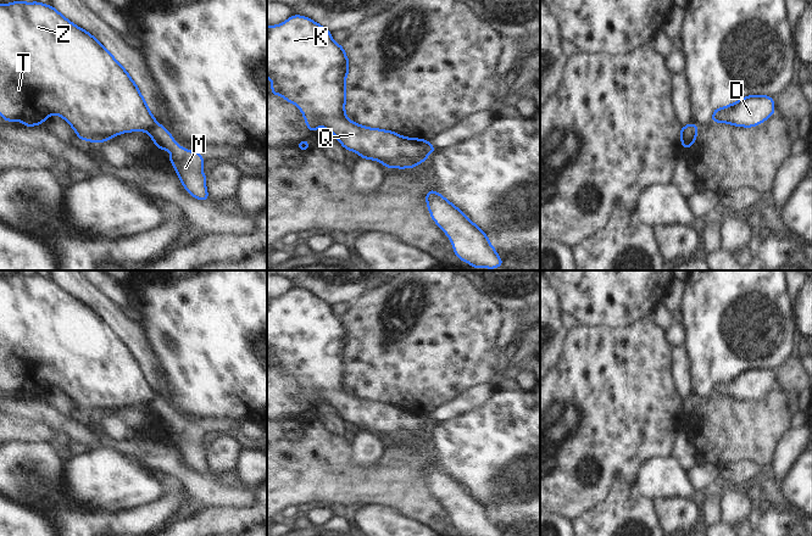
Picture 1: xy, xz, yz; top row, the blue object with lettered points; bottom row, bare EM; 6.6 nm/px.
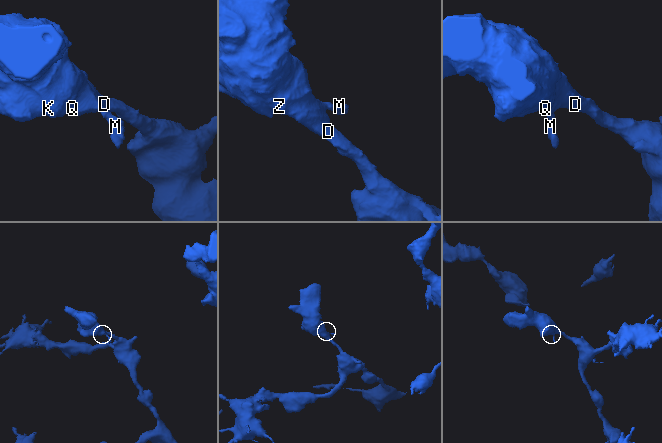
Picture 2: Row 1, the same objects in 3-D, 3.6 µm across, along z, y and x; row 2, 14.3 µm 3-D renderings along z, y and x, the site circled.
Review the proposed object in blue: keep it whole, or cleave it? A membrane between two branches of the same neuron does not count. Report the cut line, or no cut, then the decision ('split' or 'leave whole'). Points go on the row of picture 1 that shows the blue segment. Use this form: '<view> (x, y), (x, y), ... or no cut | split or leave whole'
xy (156, 123), (148, 132) | split

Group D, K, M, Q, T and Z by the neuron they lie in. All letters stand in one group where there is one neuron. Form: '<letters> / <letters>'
D K Q T Z / M

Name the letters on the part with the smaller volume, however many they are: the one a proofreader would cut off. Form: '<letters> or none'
M

